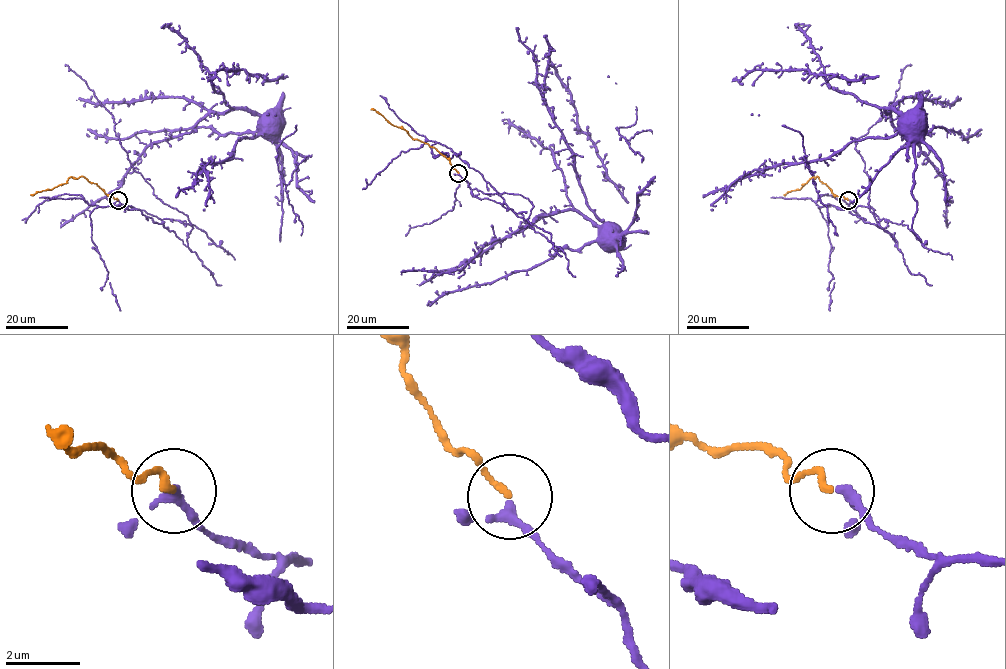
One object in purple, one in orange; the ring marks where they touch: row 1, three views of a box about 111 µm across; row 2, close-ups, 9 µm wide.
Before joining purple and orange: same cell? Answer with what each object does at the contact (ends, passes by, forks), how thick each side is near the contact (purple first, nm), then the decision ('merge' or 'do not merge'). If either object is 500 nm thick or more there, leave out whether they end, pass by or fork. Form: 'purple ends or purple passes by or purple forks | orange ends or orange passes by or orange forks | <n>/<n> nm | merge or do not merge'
purple passes by | orange ends | 220/170 nm | merge

